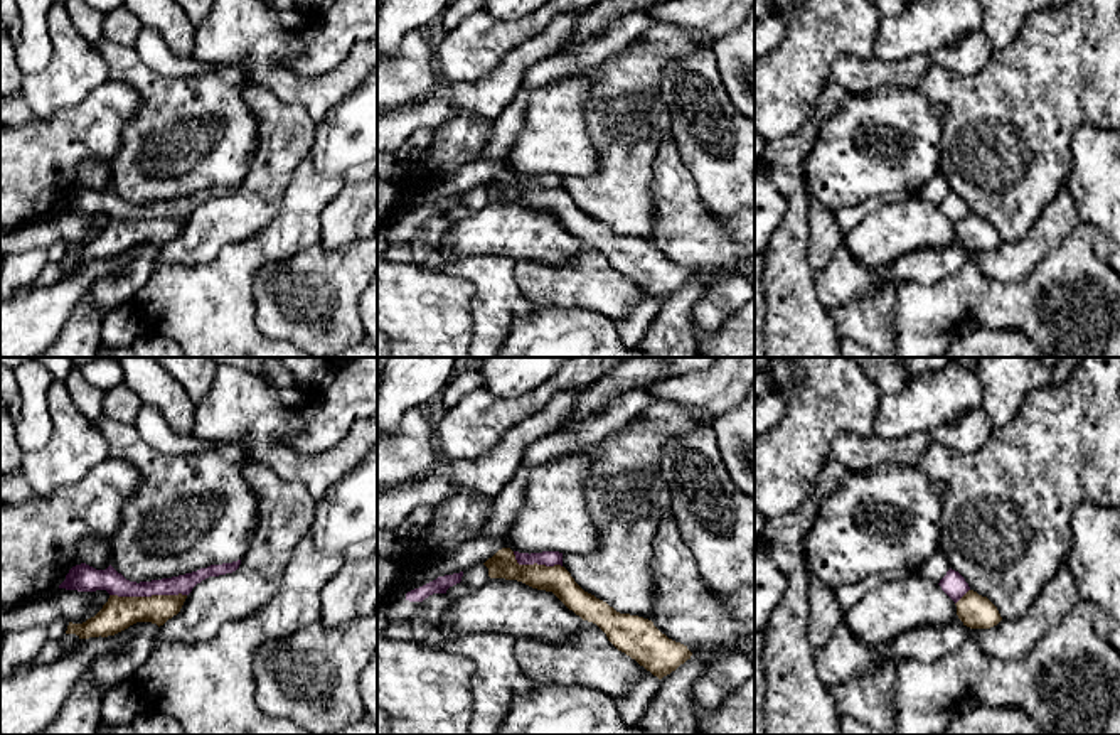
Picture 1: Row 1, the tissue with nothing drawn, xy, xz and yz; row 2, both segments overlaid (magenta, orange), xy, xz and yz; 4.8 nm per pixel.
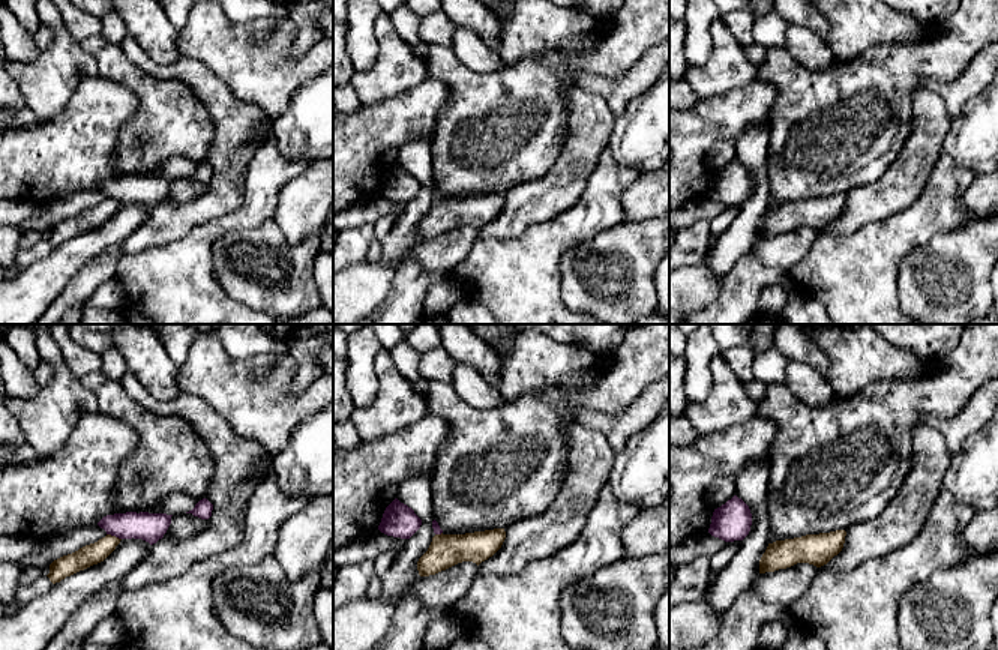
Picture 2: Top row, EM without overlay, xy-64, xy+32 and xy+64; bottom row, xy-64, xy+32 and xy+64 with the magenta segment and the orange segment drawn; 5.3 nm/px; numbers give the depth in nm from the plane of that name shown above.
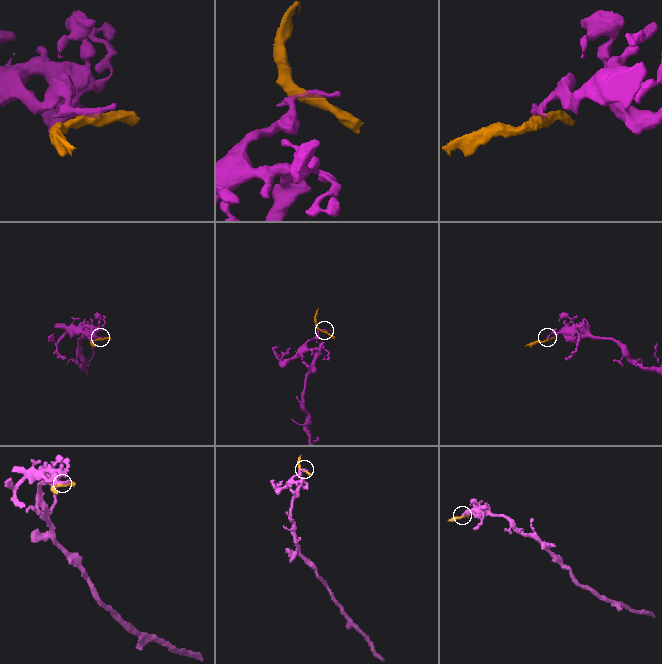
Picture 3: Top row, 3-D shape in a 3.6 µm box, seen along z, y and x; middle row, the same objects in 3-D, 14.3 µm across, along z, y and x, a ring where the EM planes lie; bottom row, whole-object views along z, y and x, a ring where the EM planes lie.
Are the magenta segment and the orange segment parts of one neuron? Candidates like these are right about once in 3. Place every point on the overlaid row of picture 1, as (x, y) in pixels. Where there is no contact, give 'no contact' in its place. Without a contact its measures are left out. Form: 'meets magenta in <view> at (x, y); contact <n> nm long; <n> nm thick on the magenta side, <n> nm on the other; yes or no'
meets magenta in xy at (149, 595); contact 360 nm long; 110 nm thick on the magenta side, 160 nm on the other; no

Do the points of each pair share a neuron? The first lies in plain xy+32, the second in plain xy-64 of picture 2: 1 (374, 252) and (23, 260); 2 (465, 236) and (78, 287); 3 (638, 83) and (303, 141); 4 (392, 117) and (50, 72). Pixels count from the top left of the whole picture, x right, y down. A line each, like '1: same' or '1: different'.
1: same
2: same
3: different
4: different

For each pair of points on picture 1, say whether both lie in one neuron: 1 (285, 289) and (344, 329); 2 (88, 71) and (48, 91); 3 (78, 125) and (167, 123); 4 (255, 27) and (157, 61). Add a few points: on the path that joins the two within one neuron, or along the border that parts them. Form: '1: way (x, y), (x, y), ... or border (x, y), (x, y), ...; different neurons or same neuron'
1: way (300, 300), (307, 300), (329, 322); same neuron
2: way (78, 71), (58, 86); same neuron
3: border (128, 83), (140, 108), (113, 160); different neurons
4: border (191, 58), (213, 64); different neurons

